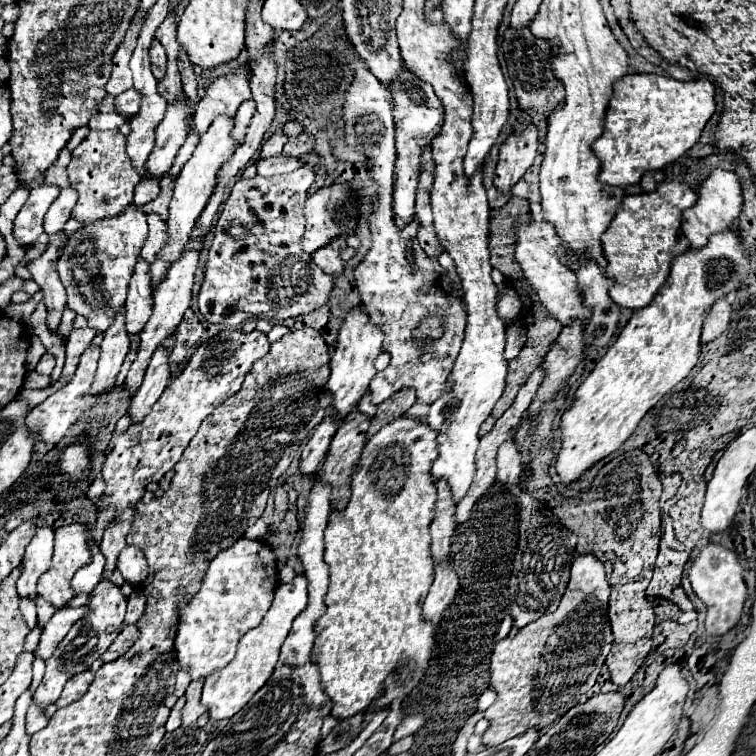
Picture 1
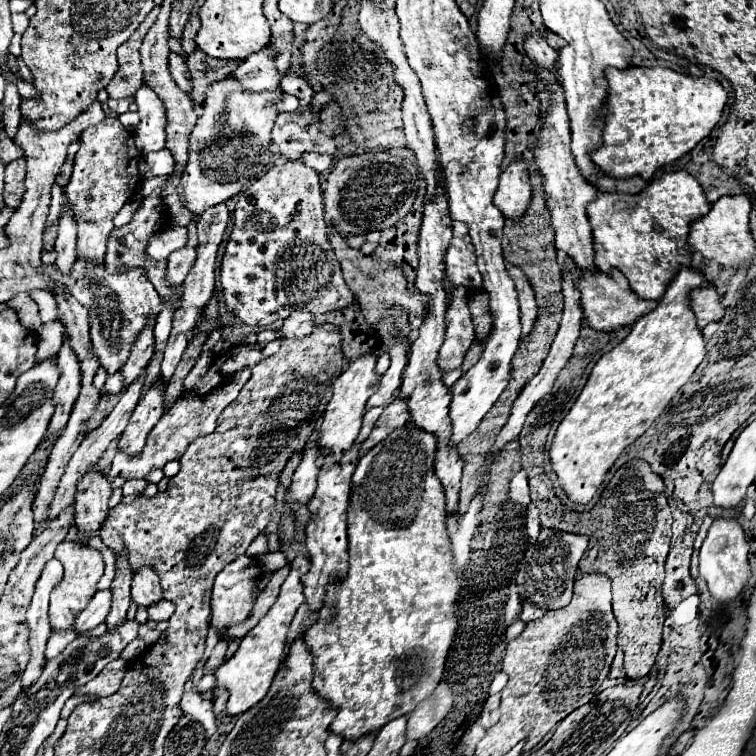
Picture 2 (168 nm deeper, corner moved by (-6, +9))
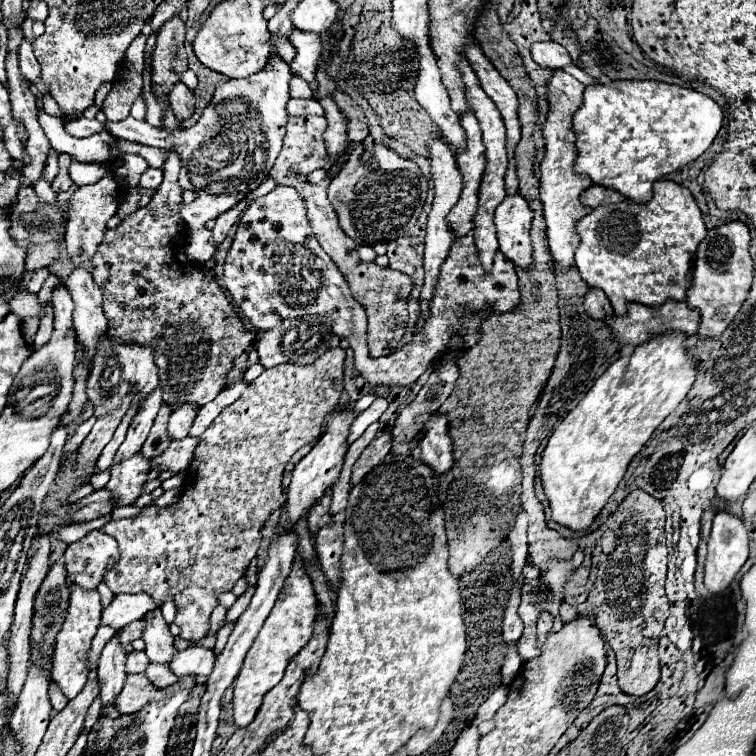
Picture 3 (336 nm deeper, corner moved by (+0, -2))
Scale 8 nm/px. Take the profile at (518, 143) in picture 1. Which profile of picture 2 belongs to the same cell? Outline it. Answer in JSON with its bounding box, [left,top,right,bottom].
[494,159,530,217]

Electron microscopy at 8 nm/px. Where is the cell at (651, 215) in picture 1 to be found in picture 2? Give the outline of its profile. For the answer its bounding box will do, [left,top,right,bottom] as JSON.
[586,171,710,301]

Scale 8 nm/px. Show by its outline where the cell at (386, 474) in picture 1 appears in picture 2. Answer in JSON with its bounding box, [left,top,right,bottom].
[304,425,460,741]

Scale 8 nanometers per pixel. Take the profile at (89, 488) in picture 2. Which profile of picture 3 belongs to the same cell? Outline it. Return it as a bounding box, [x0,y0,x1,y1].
[64,530,118,590]

